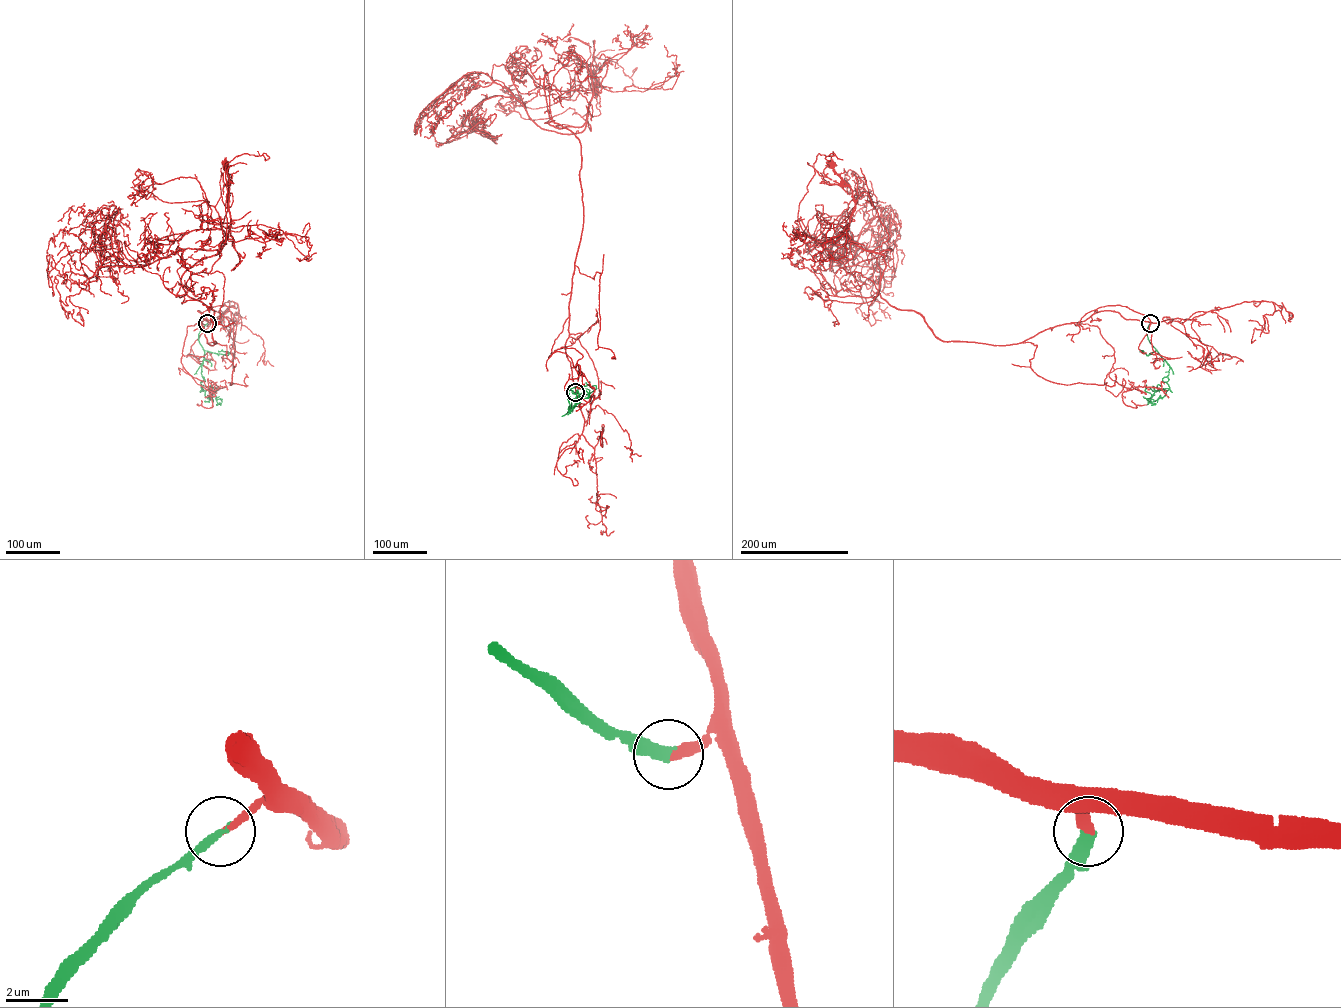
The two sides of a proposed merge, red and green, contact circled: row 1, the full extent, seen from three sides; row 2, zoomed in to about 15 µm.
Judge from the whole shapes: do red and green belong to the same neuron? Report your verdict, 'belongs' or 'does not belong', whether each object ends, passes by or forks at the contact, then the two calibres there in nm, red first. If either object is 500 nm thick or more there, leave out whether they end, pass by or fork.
belongs; red ends; green ends; calibres 280 and 320 nm

